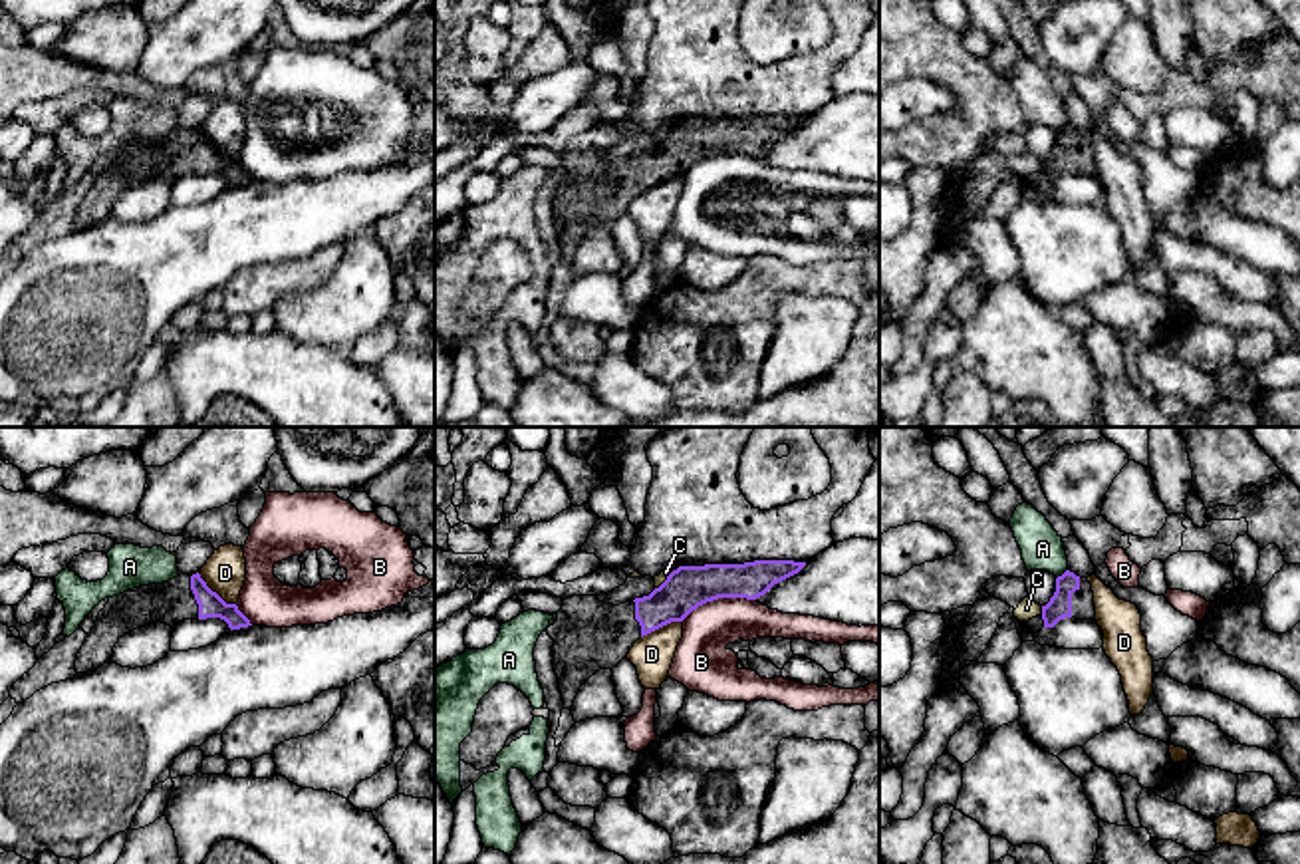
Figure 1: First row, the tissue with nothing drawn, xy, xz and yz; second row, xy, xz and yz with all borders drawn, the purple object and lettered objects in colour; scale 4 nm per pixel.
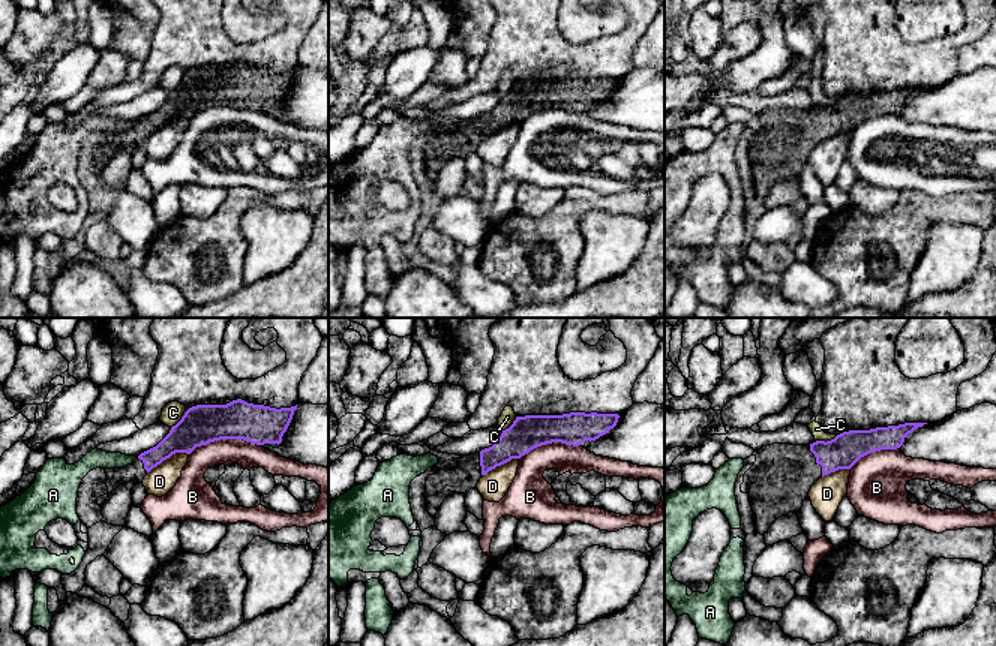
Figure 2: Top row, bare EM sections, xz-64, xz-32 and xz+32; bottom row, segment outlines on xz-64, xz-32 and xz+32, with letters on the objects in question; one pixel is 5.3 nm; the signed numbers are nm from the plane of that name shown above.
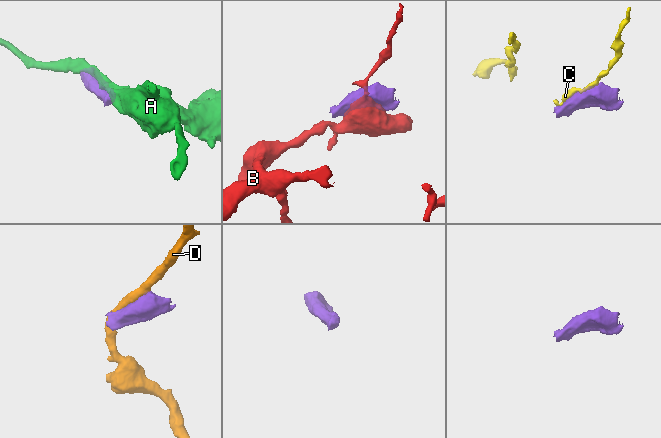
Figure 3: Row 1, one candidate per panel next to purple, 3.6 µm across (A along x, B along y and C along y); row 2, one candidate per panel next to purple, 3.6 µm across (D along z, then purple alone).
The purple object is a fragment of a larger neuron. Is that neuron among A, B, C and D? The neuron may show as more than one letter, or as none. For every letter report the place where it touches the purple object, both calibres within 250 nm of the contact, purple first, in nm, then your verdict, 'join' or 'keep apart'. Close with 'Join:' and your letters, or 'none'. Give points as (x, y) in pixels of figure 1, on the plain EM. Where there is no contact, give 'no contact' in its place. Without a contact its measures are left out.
A: yz (1062, 130) | 100/170 nm | keep apart
B: xz (717, 153) | 180/220 nm | keep apart
C: yz (1042, 165) | 100/80 nm | keep apart
D: xy (215, 147) | 100/170 nm | keep apart
Join: none

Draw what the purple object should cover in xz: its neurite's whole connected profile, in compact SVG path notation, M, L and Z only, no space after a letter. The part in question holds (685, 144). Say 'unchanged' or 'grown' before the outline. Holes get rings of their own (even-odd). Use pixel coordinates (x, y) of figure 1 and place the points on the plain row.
grown; M794 115L679 121L649 151L619 161L599 157L597 151L566 153L558 177L546 185L554 195L564 264L572 264L580 242L595 226L613 226L639 193L683 177L693 165L718 153L756 155L804 121L806 117Z

